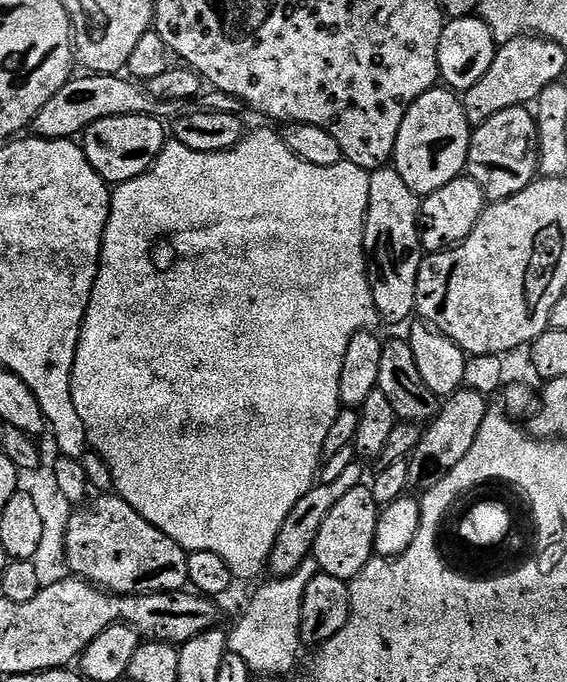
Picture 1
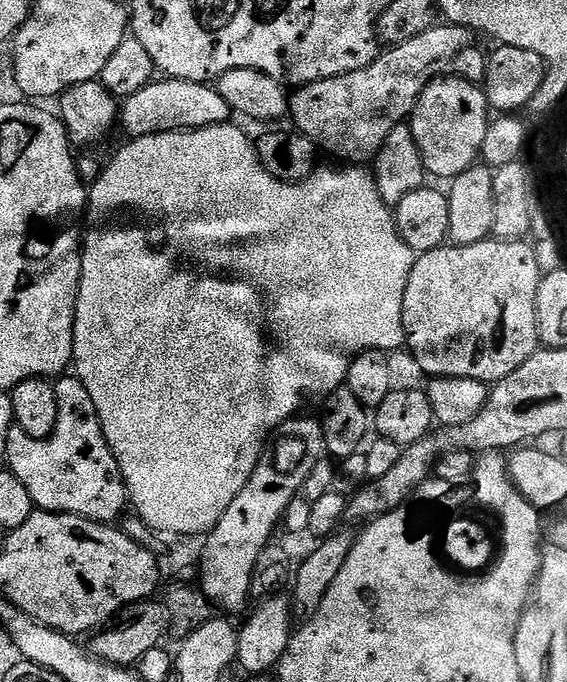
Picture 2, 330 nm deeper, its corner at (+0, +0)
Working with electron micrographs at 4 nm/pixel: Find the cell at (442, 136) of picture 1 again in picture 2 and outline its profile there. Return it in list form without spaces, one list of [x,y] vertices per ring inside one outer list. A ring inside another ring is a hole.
[[[445,74],[426,86],[410,117],[414,142],[422,154],[425,173],[451,182],[481,159],[483,139],[490,123],[488,99],[481,85],[471,84],[455,74]]]

